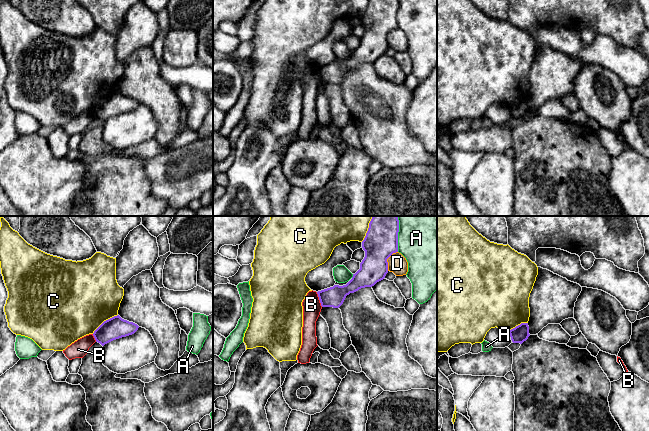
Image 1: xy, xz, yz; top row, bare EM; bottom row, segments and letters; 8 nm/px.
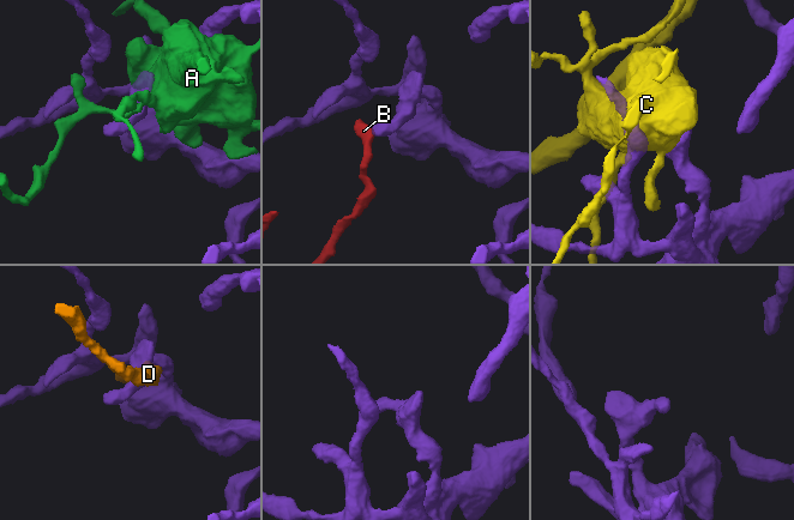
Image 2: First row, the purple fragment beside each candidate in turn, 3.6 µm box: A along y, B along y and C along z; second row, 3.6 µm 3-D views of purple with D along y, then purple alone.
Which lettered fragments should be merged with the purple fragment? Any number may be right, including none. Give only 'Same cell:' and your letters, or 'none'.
Same cell: none

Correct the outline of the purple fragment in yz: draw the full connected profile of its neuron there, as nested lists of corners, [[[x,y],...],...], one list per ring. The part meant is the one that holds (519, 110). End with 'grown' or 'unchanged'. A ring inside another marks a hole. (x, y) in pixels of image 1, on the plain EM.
[[[521,99],[520,101],[511,105],[509,110],[513,119],[522,120],[530,112],[528,99]]]; unchanged

